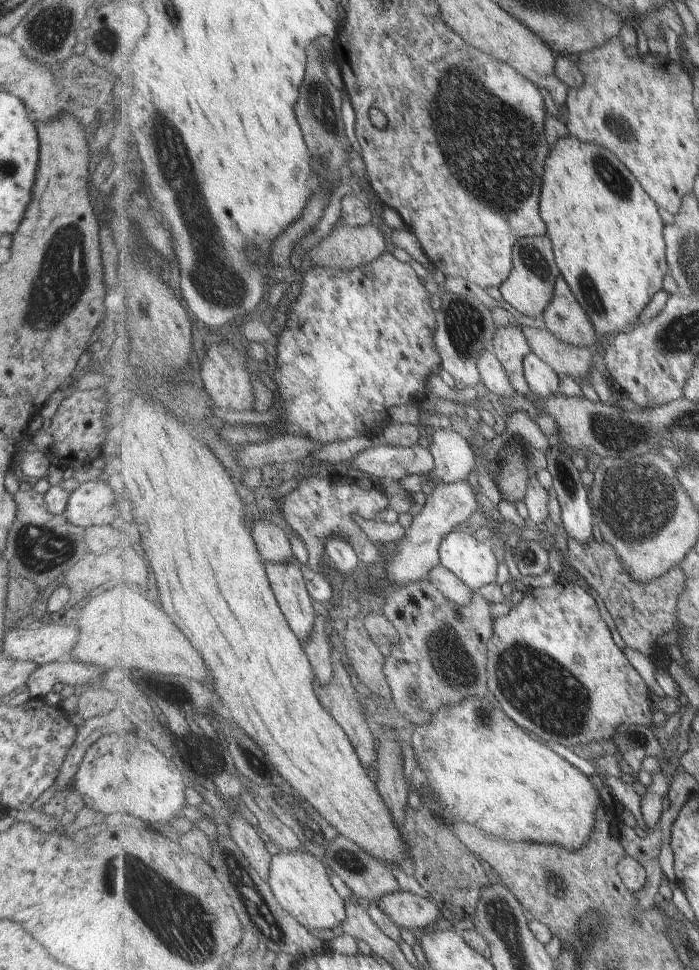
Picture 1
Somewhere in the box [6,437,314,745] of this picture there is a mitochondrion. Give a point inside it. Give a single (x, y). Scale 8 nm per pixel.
(35, 544)

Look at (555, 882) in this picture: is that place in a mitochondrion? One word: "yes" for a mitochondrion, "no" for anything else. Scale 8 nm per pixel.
yes

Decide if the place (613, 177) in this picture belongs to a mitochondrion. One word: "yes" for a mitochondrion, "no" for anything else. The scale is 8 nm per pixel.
yes

